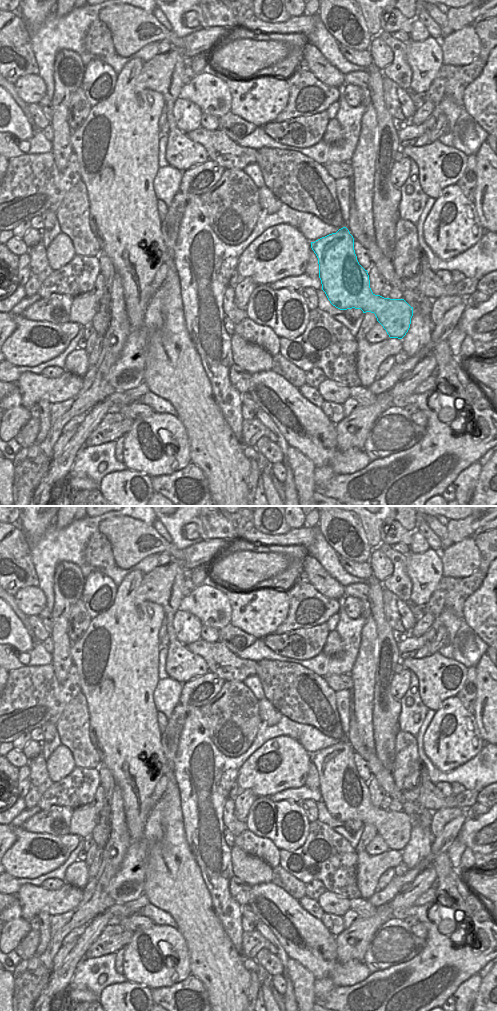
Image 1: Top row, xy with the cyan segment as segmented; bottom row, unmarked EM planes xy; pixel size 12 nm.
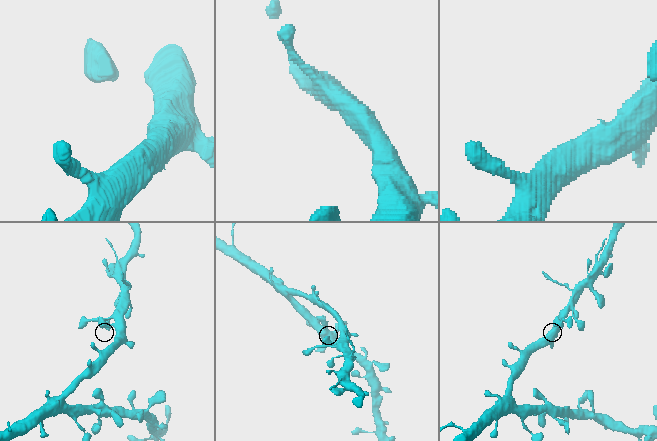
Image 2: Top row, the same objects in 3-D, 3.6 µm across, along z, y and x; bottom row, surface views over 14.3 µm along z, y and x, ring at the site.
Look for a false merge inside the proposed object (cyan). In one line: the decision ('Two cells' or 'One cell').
One cell.

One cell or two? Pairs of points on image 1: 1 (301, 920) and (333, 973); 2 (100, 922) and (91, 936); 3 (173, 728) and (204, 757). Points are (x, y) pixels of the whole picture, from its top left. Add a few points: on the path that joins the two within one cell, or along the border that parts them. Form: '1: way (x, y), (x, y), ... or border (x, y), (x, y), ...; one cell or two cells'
1: way (301, 933), (315, 948), (322, 960); one cell
2: way (97, 925), (91, 933); one cell
3: border (188, 713), (181, 731), (175, 758); two cells

